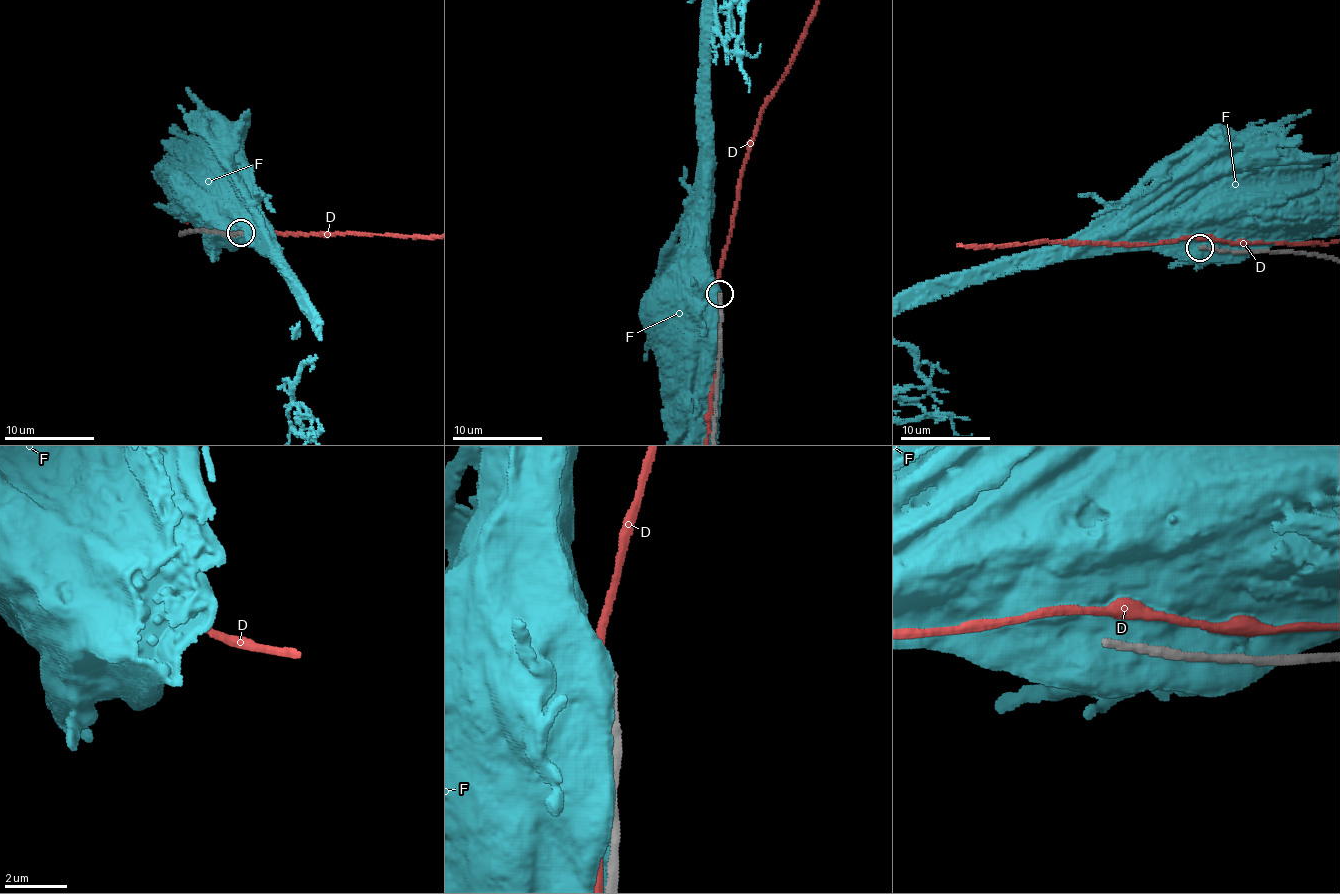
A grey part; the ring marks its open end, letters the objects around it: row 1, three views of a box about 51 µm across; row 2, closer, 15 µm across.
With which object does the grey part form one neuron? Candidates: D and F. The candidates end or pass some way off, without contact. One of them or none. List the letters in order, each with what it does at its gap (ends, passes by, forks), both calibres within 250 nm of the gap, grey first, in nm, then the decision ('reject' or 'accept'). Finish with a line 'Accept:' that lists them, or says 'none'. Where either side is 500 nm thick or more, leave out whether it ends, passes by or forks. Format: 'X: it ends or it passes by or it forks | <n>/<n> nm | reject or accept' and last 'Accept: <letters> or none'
D: it passes by | 240/320 nm | reject
F: 240/850 nm | reject
Accept: none

